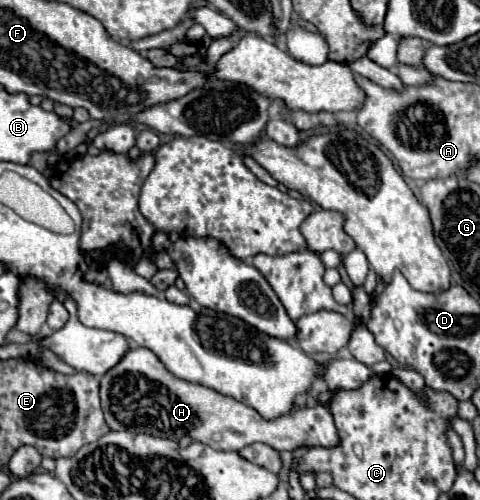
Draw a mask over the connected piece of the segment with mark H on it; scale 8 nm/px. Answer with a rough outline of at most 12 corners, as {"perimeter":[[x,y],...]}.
{"perimeter":[[148,348],[100,378],[110,430],[216,450],[334,446],[332,414],[270,422]]}

